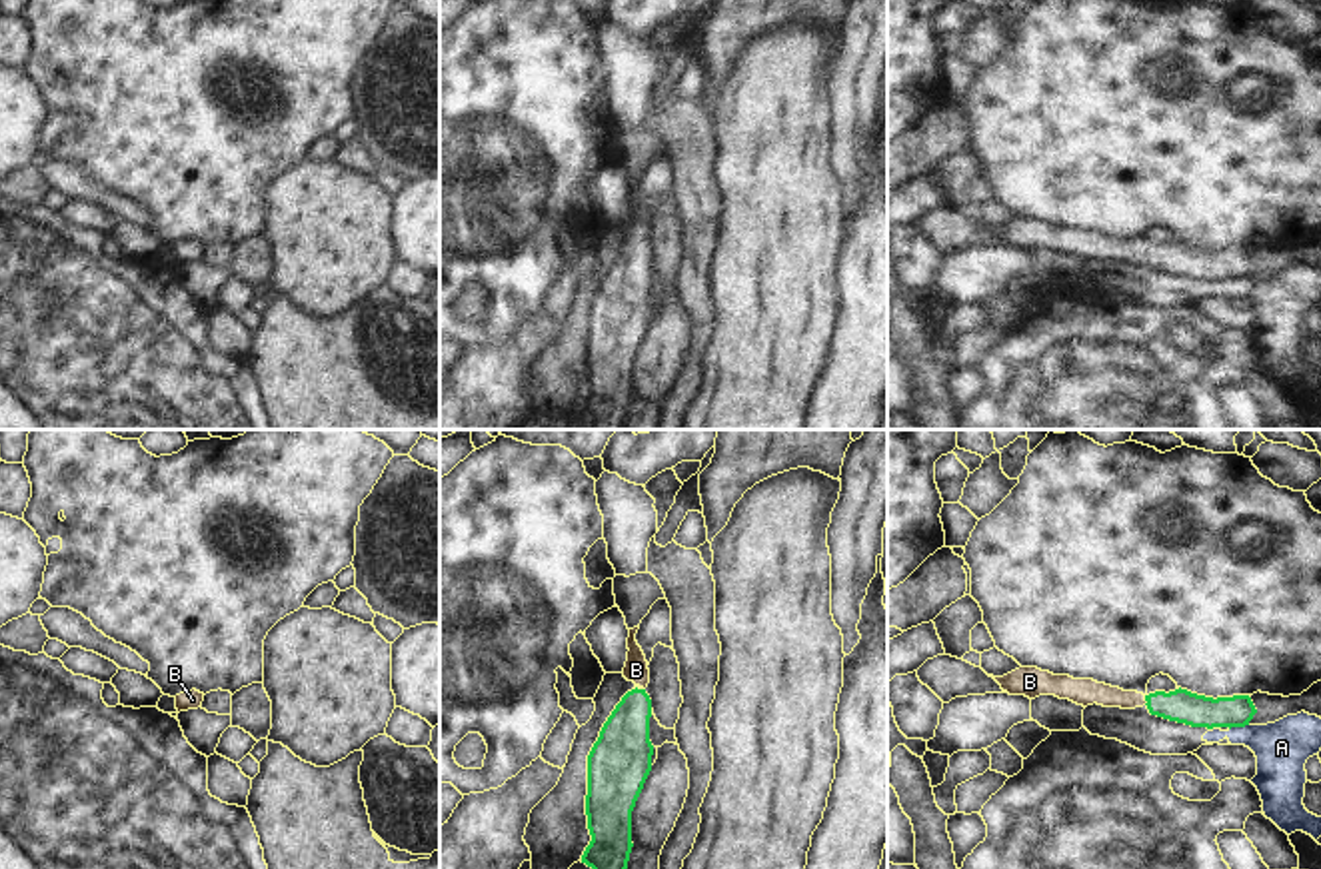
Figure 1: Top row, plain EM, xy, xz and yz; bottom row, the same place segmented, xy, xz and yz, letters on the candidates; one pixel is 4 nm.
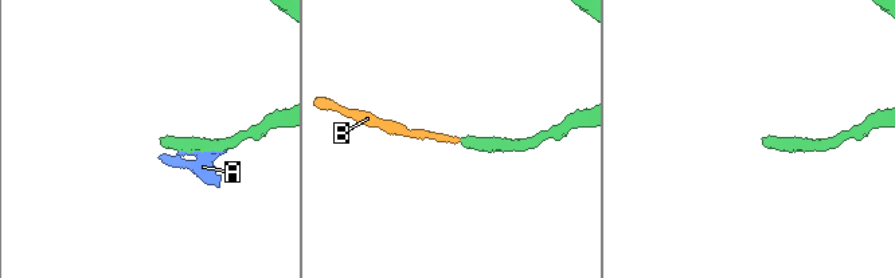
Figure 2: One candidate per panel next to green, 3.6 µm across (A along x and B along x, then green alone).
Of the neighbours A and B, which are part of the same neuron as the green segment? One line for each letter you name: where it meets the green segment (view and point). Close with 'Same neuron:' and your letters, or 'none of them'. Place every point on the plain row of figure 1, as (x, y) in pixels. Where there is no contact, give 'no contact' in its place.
B: yz (1146, 252)
Same neuron: B

